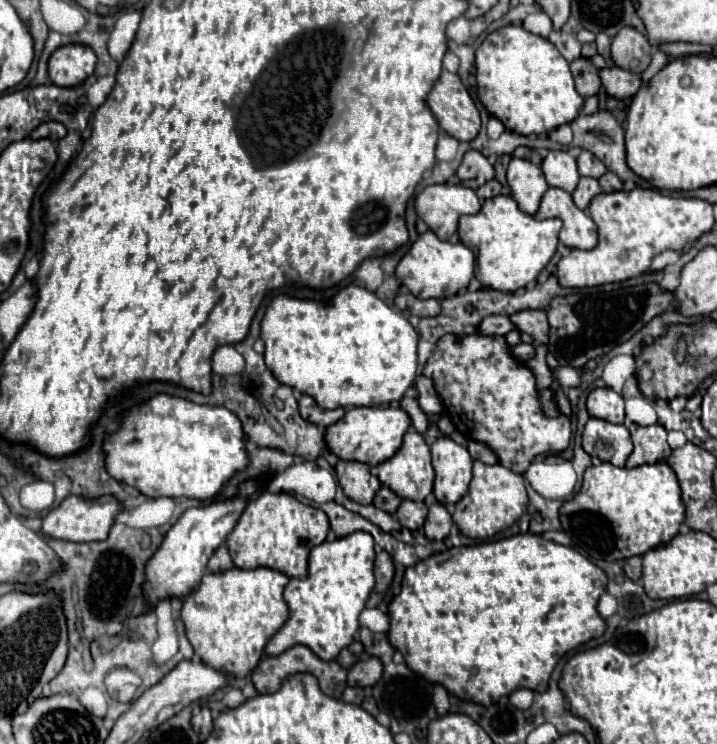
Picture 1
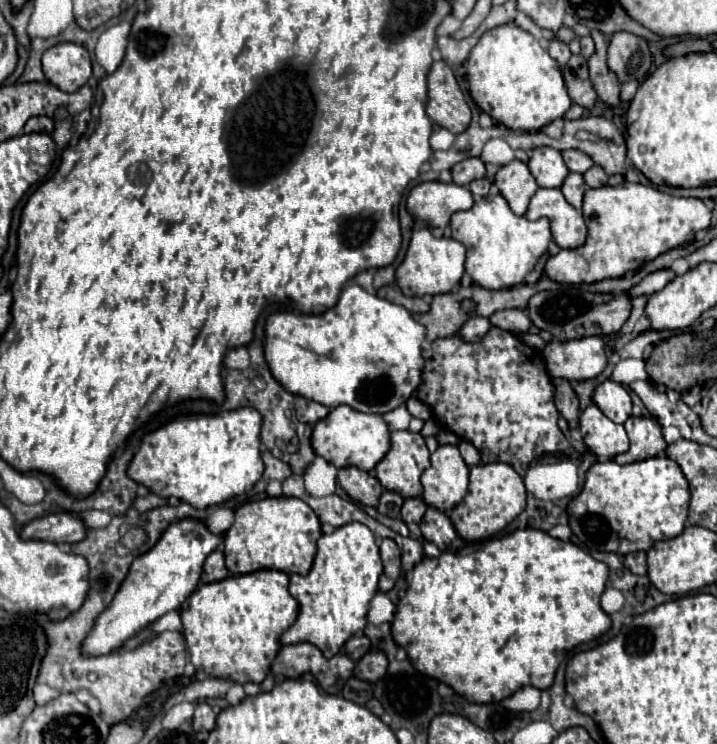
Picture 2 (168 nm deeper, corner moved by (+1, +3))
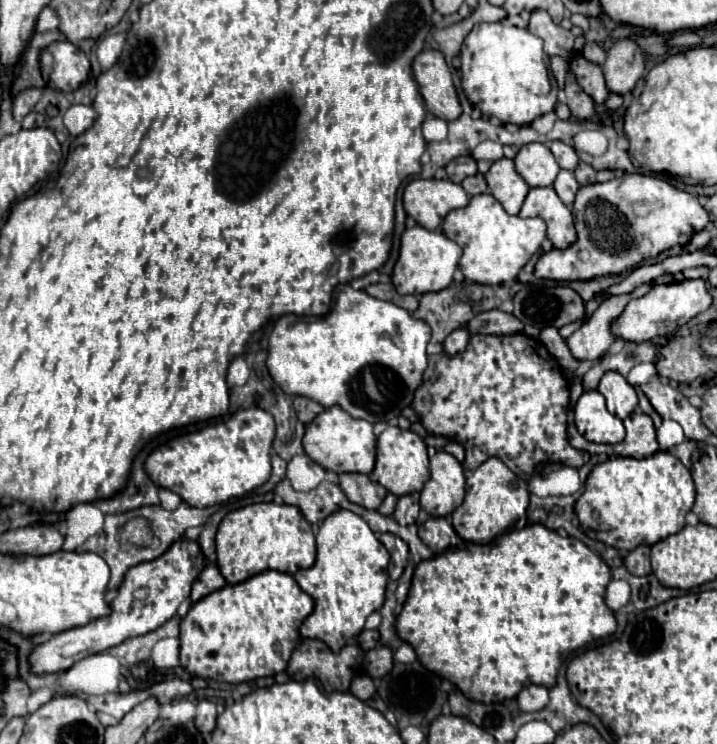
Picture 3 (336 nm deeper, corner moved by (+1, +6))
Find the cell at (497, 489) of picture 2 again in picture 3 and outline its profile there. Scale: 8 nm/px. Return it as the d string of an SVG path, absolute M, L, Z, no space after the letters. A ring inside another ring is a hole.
M488 458L466 478L466 498L452 512L452 526L460 538L476 544L490 542L500 536L512 522L522 518L528 508L528 486L500 458Z

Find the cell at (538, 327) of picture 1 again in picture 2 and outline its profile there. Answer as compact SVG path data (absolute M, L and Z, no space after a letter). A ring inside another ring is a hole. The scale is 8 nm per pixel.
M506 309L506 311L500 311L500 313L492 313L492 317L488 317L488 319L494 327L516 333L516 335L526 333L528 327L530 327L528 315L522 309Z

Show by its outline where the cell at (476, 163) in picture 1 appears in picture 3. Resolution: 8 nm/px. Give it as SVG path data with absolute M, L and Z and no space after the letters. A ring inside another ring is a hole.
M460 156L446 166L446 172L452 182L462 182L466 176L478 174L478 166L472 156Z

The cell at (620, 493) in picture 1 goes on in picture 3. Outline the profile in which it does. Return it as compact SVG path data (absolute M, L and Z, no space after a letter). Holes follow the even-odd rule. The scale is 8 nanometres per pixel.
M658 450L656 454L636 460L636 458L612 458L596 464L588 474L584 494L576 500L574 512L580 520L580 528L592 540L600 540L618 550L634 550L640 544L656 544L660 538L668 538L684 528L684 518L694 504L694 482L684 468L684 464L668 452Z

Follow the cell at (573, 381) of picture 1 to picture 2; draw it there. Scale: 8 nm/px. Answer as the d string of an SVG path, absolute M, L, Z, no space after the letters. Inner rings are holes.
M582 337L582 339L572 339L572 341L552 341L544 349L544 359L552 377L564 377L568 381L598 377L608 365L608 337Z

